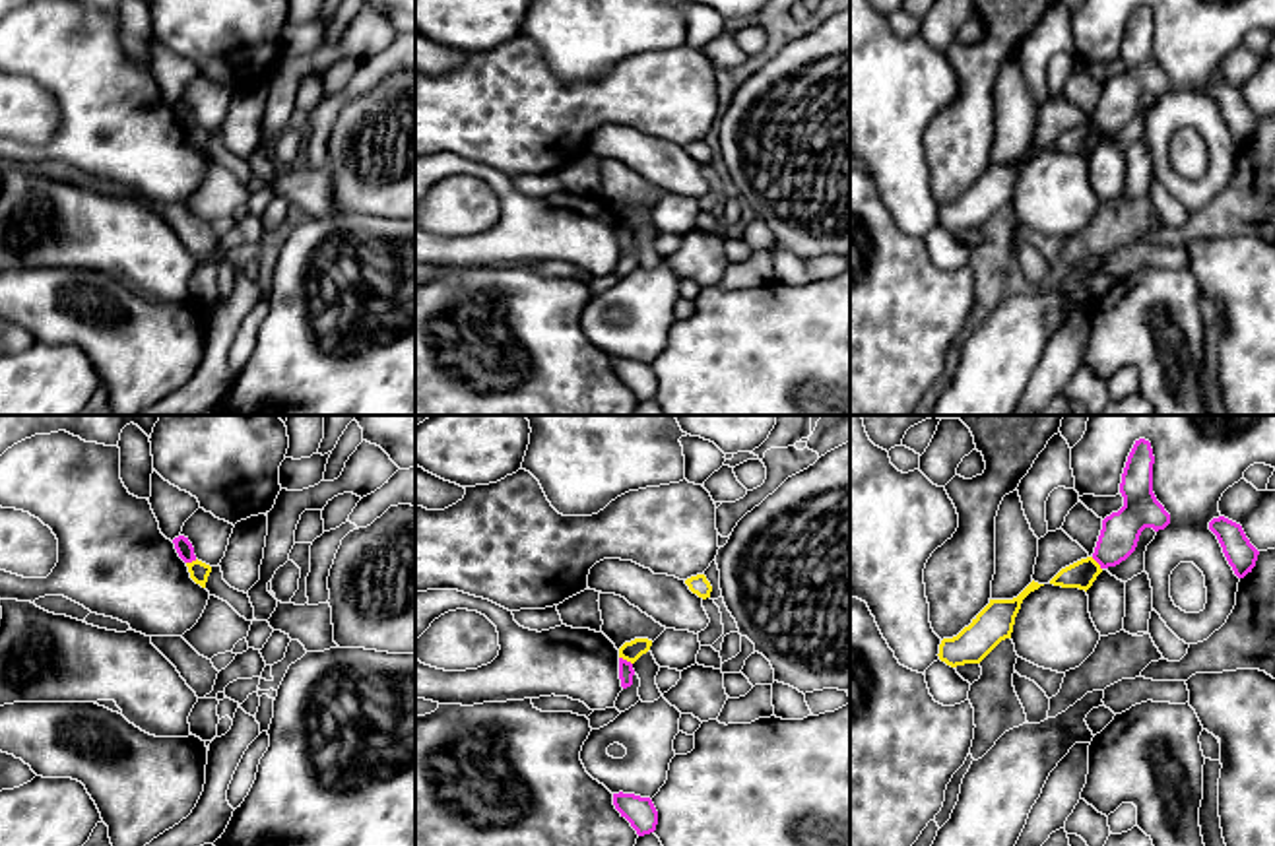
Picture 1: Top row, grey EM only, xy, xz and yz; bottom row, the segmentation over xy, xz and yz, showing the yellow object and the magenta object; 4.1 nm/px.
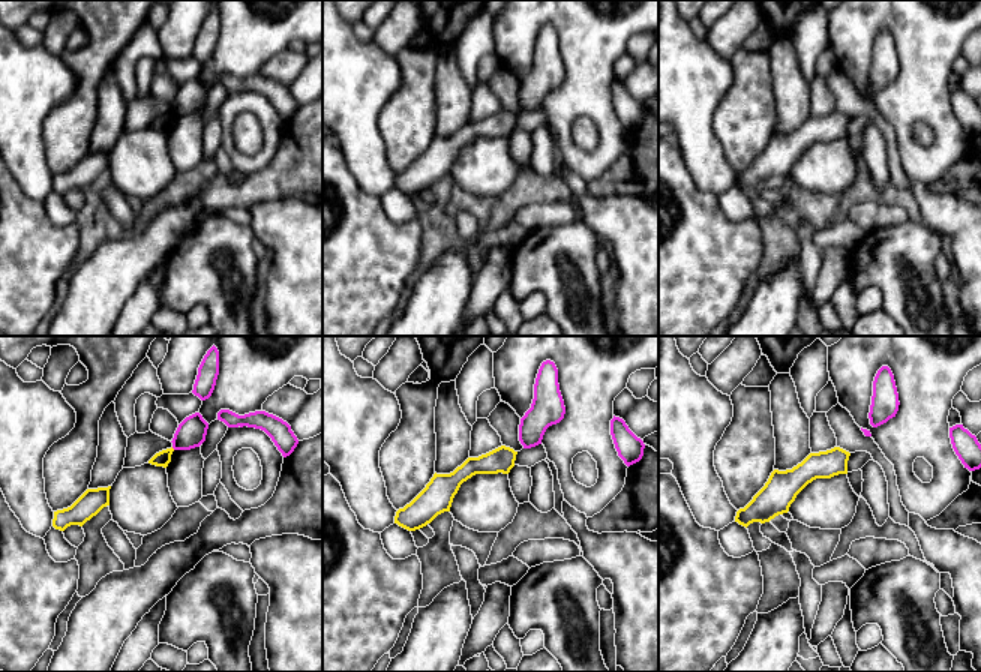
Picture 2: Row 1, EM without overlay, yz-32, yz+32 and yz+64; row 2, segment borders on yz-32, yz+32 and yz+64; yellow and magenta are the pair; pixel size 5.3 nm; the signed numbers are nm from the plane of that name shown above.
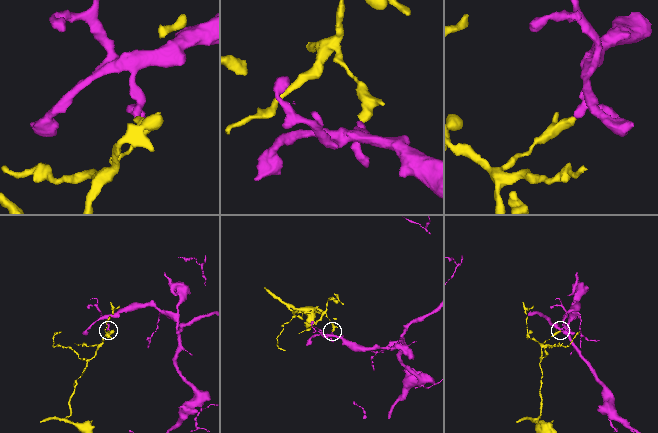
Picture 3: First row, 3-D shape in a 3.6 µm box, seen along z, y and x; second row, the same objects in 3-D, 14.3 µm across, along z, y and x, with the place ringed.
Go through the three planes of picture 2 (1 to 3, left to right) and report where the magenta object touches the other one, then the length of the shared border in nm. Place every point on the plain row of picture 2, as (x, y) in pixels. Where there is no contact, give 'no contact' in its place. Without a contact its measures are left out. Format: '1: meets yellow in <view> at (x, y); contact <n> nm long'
1: no contact
2: no contact
3: no contact

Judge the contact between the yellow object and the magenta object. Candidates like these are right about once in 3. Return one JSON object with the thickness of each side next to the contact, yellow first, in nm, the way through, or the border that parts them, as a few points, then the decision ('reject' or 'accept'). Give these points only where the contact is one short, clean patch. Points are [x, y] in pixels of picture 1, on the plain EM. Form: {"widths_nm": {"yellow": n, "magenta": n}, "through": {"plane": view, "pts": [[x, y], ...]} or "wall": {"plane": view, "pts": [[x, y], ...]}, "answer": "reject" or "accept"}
{"widths_nm": {"yellow": 80, "magenta": 60}, "wall": {"plane": "xz", "pts": [[620, 222], [631, 229]]}, "answer": "reject"}

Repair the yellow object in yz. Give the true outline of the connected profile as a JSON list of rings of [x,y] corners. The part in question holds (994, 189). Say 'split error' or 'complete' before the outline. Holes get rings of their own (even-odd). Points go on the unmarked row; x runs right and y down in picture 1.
complete; [[[1030,147],[1013,165],[990,165],[990,169],[957,202],[943,204],[939,225],[951,233],[980,229],[1001,206],[1011,204],[1015,182],[1023,165],[1044,149]]]

